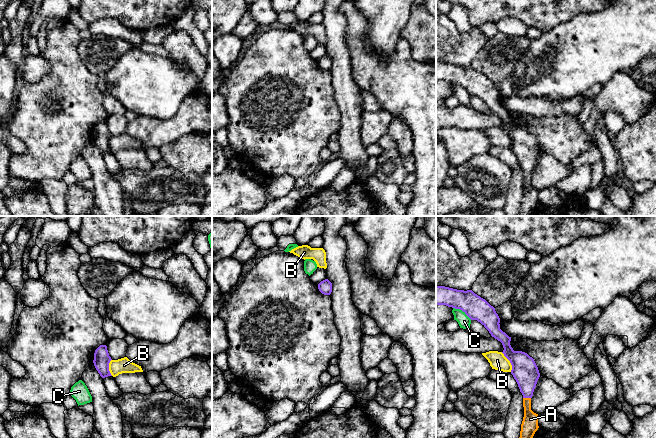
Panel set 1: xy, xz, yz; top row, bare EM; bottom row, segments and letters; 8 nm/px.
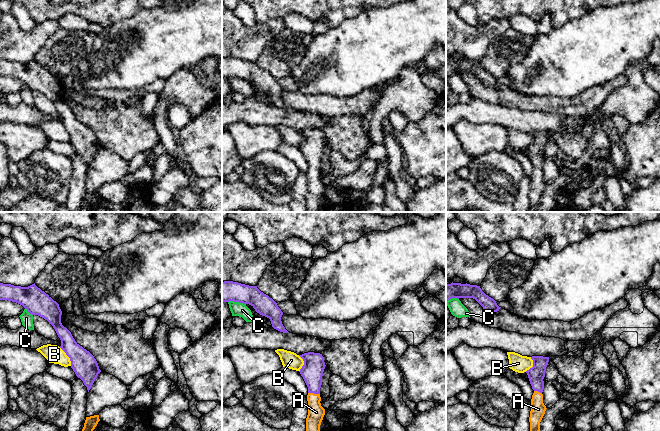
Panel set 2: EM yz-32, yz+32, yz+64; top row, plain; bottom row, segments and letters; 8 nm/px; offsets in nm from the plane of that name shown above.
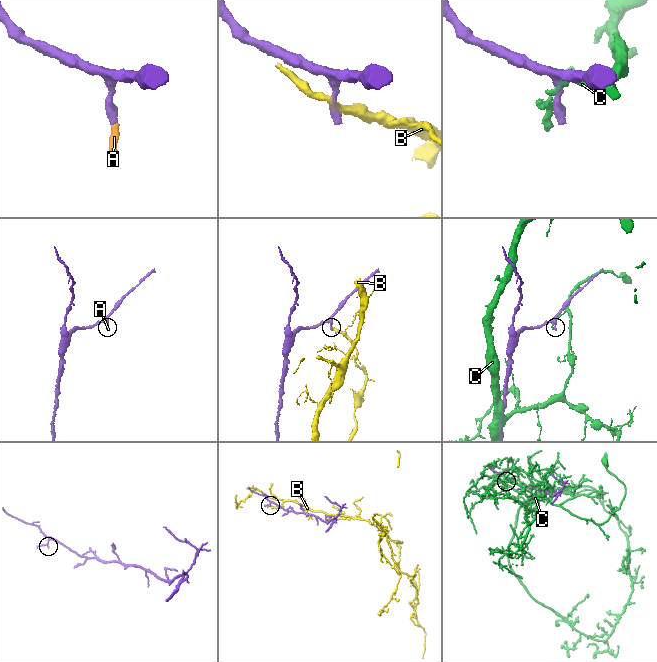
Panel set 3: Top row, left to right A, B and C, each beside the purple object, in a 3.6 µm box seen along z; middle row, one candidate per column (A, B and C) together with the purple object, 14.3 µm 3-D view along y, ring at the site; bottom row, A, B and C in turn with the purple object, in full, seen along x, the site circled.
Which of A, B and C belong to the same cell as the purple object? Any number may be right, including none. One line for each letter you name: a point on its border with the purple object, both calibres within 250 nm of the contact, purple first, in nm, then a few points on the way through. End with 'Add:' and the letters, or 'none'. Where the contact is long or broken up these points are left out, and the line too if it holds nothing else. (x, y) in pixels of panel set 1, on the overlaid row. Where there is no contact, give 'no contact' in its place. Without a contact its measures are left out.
A: meets purple in yz at (527, 397); 200 nm thick on the purple side, 140 nm on the other; runs through yz (524, 369), (527, 379), (527, 397), (529, 426)
Add: A

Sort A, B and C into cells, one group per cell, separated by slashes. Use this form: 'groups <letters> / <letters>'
groups A / B / C

